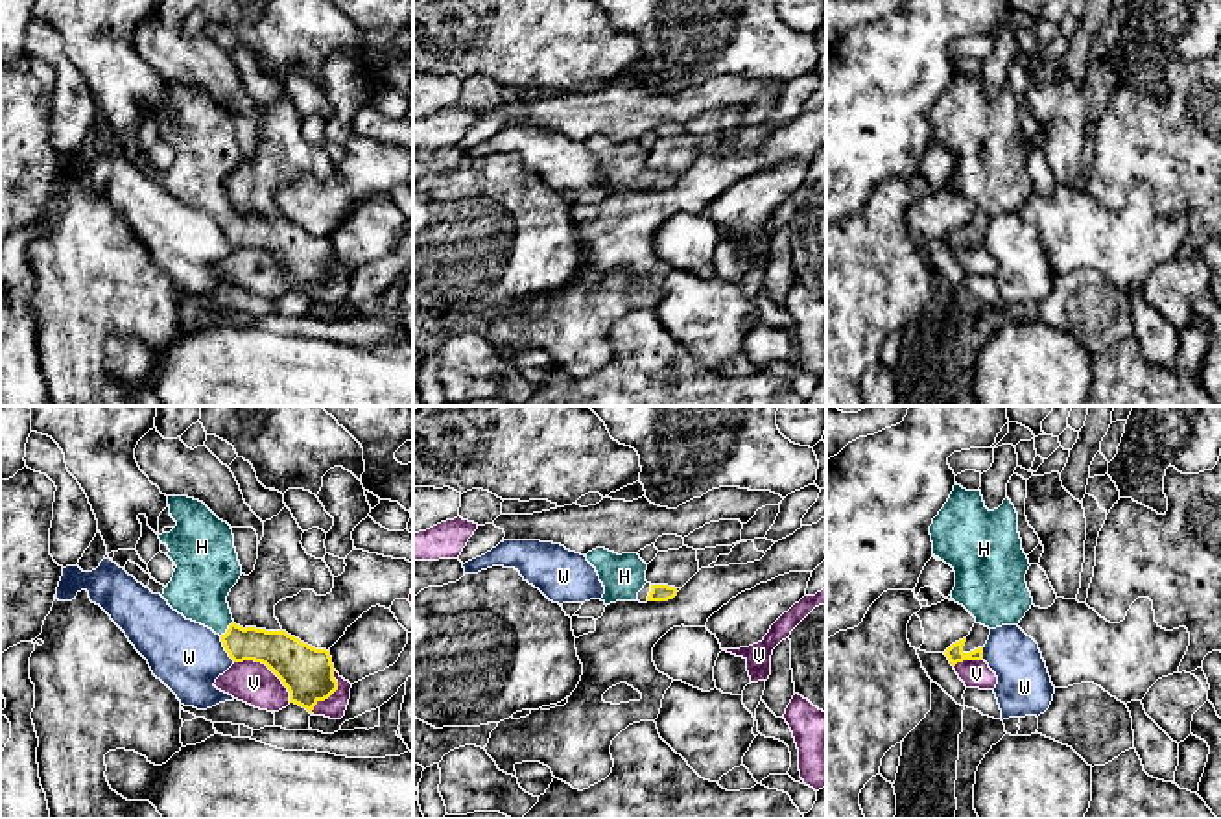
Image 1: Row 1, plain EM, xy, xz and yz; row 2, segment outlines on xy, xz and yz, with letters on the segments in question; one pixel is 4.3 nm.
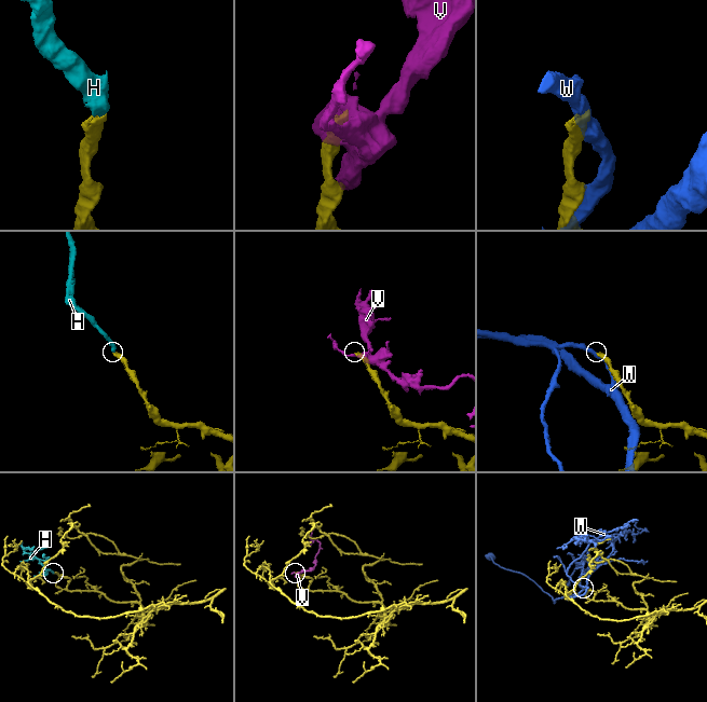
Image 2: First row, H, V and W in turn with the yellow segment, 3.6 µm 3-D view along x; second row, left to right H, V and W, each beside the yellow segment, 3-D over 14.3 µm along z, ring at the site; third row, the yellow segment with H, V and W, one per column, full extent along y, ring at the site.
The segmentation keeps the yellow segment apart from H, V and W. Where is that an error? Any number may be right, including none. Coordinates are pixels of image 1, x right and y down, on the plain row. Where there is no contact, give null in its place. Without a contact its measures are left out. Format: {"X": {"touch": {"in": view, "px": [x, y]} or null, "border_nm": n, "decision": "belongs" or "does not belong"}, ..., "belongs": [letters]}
{"H": {"touch": {"in": "xy", "px": [227, 216]}, "border_nm": 90, "decision": "belongs"}, "V": {"touch": {"in": "xy", "px": [268, 253]}, "border_nm": 300, "decision": "does not belong"}, "W": {"touch": {"in": "xy", "px": [225, 237]}, "border_nm": 130, "decision": "does not belong"}, "belongs": ["H"]}

